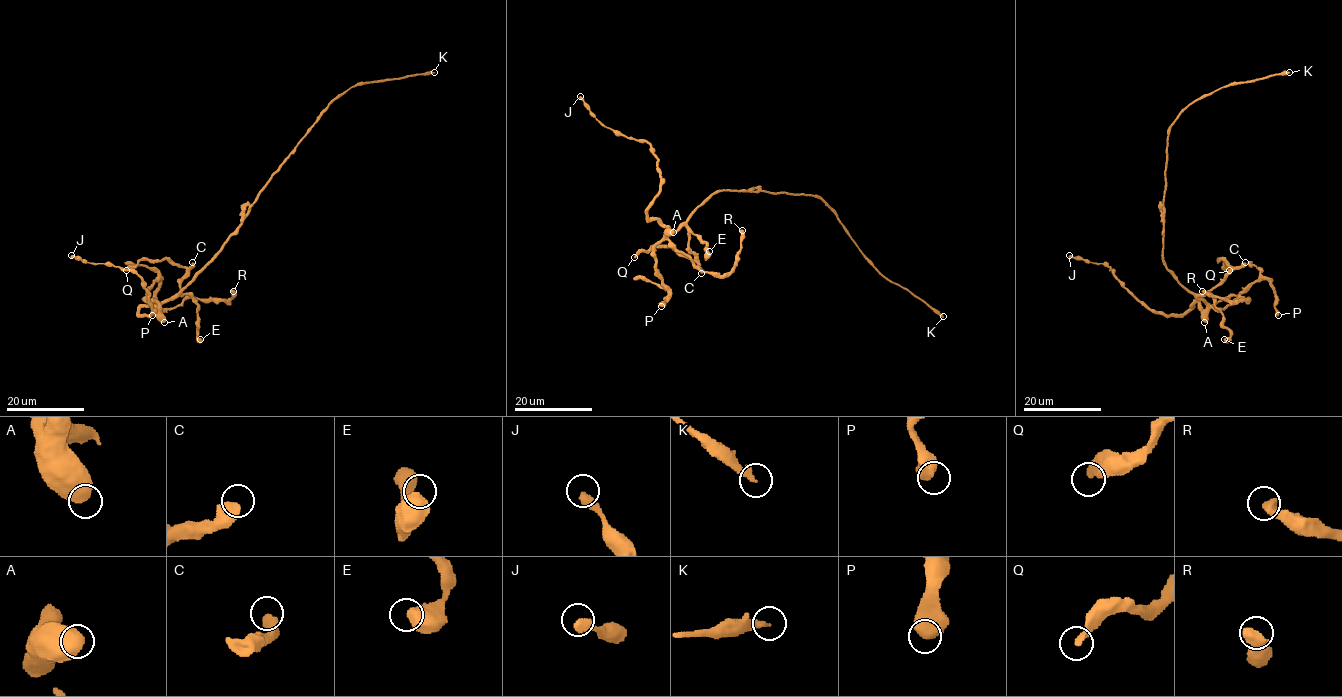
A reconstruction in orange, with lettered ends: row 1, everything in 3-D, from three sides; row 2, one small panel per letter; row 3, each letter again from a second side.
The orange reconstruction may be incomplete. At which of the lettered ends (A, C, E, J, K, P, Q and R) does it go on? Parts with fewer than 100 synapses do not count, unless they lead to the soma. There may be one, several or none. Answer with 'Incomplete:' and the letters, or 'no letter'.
Incomplete: K

